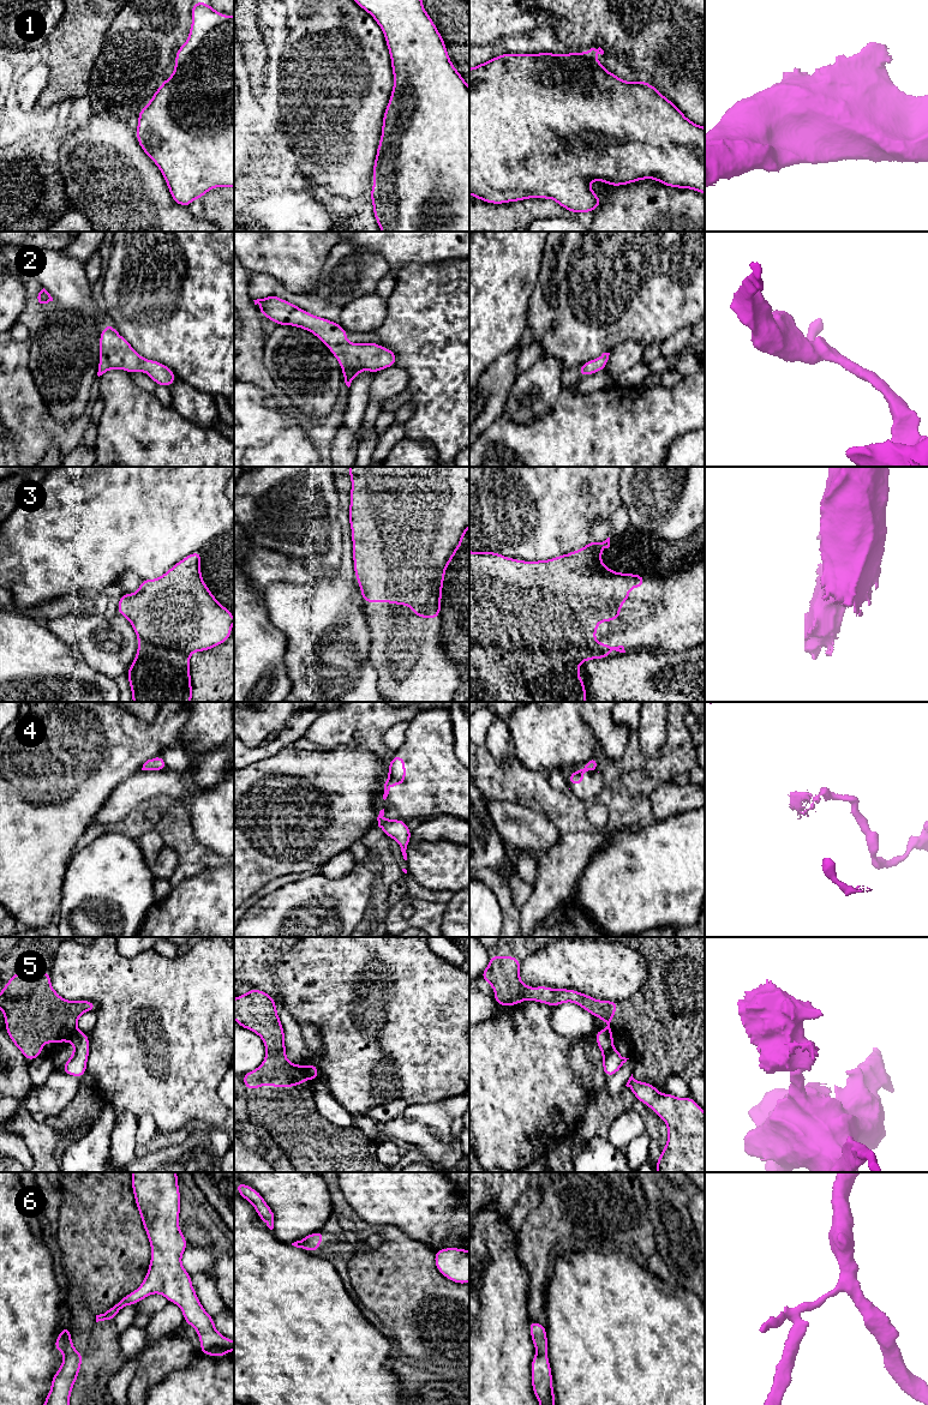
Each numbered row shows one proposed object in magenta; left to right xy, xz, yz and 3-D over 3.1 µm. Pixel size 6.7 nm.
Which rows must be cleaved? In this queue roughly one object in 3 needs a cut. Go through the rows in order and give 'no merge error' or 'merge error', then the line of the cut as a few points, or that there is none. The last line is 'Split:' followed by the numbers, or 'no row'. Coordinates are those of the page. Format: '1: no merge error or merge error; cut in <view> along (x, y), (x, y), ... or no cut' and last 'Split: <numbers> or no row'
1: no merge error; no cut
2: no merge error; no cut
3: no merge error; no cut
4: merge error; cut in yz along (584, 767), (587, 769)
5: merge error; cut in xz along (305, 1066), (312, 1079)
6: merge error; cut in xy along (75, 1350), (66, 1356)
Split: 4, 5, 6

